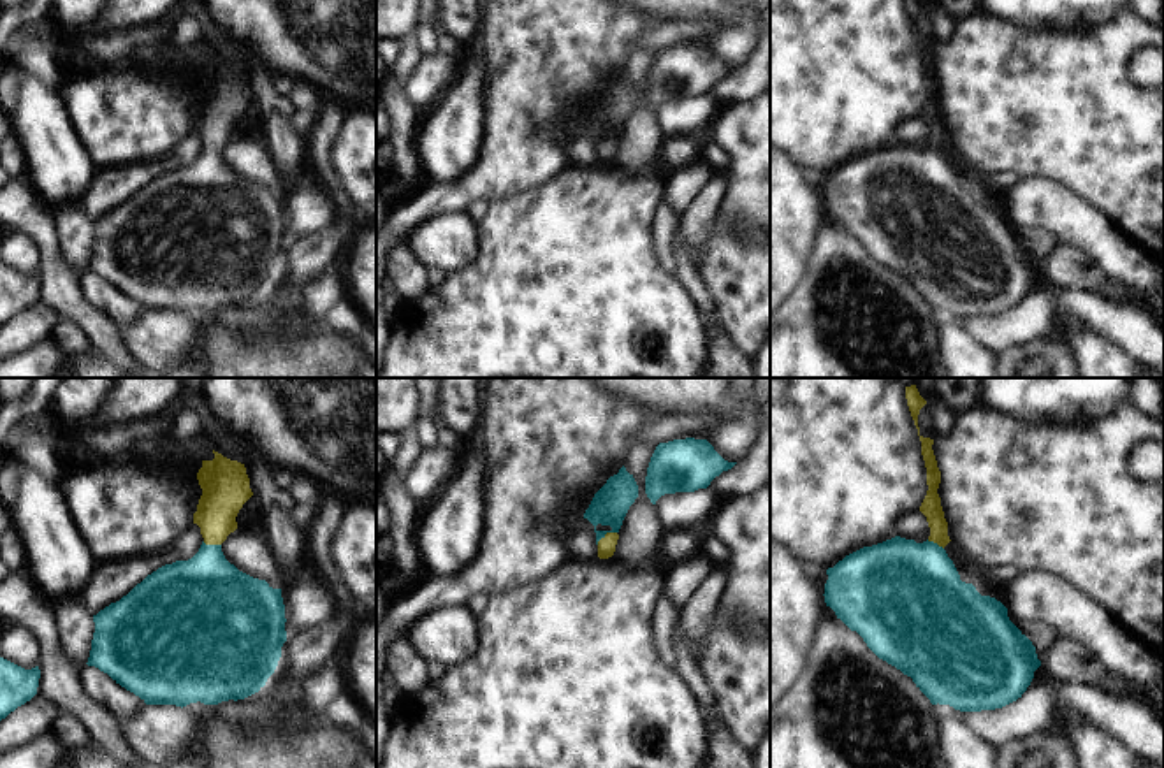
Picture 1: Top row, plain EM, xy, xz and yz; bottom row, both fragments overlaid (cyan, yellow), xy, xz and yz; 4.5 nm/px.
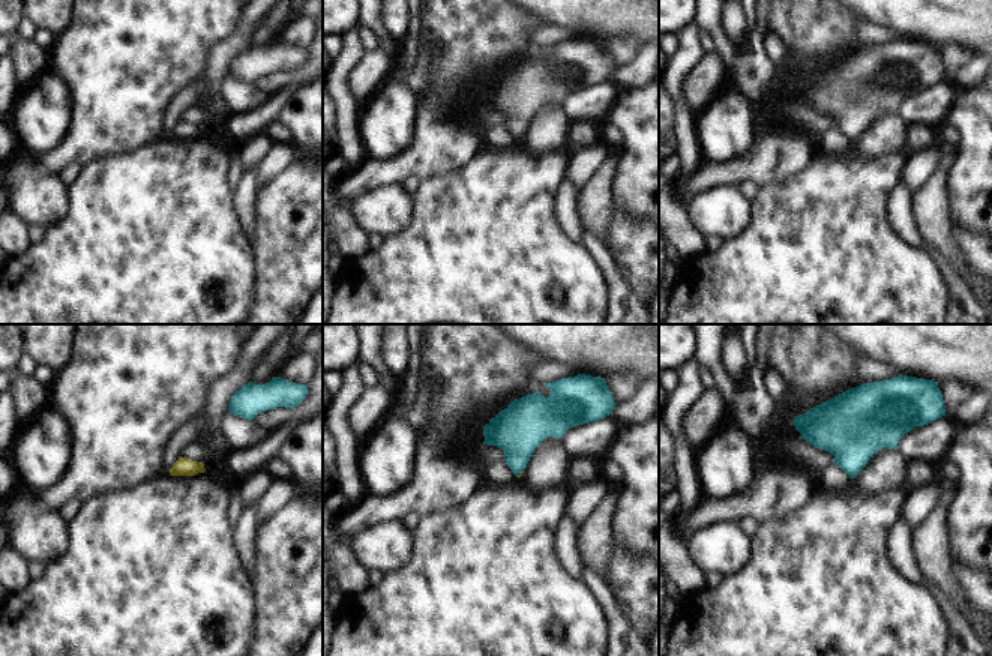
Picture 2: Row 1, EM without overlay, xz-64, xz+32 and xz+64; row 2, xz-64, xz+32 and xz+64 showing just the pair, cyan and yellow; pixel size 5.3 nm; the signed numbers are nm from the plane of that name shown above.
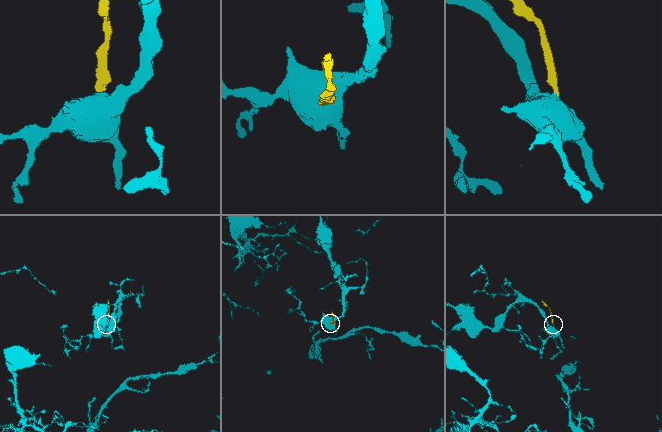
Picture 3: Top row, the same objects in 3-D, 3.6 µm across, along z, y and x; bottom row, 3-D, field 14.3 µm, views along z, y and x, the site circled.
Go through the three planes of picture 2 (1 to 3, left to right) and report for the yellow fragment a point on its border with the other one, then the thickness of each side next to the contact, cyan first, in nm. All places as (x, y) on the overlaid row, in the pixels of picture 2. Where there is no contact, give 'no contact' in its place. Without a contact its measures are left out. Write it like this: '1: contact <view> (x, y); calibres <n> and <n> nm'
1: no contact
2: contact xz+32 (520, 472); calibres 280 and 20 nm
3: no contact

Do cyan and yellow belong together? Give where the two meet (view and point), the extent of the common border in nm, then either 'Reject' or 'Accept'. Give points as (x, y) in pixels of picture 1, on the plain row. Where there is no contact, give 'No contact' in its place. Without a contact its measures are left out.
Touches cyan at xz (605, 139). Shared border 110 nm. Accept

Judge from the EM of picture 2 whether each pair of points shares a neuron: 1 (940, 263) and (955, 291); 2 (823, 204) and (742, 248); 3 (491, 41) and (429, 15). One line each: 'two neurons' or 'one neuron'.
1: one neuron
2: one neuron
3: one neuron

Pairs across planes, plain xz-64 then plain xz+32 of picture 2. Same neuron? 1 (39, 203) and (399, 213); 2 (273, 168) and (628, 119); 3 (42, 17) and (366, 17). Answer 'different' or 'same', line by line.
1: same
2: different
3: different

